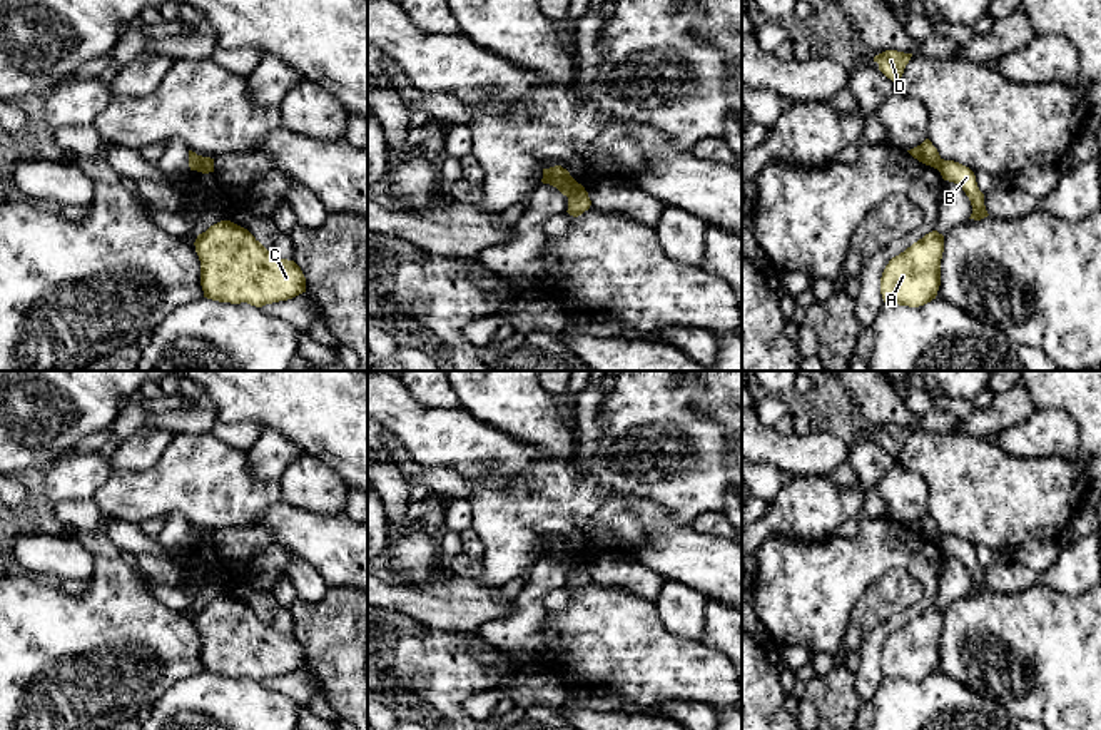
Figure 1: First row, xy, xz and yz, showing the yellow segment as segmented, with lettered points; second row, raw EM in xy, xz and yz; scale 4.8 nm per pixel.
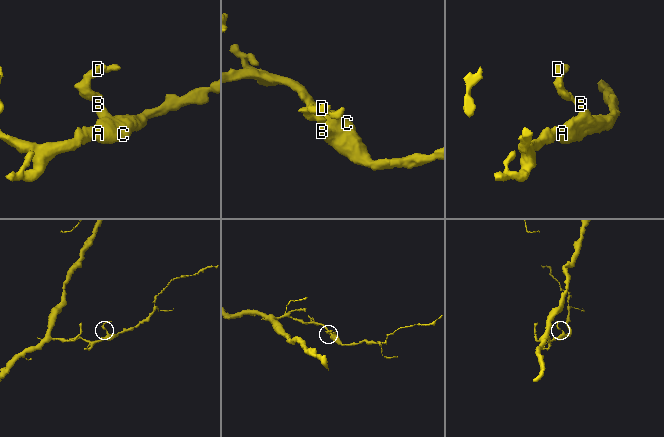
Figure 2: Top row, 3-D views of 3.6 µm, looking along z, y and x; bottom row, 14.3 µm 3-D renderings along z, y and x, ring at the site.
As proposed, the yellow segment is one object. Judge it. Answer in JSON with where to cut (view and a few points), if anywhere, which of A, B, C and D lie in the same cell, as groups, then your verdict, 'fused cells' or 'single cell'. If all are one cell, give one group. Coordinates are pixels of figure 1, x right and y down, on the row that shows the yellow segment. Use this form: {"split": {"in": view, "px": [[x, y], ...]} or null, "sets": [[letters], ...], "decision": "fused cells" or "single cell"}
{"split": {"in": "xz", "px": [[583, 189], [568, 199]]}, "sets": [["A", "B", "C"], ["D"]], "decision": "fused cells"}

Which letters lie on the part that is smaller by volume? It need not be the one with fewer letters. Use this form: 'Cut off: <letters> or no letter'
Cut off: D

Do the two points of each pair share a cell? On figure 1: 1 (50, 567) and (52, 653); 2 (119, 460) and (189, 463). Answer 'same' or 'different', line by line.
1: different
2: different

